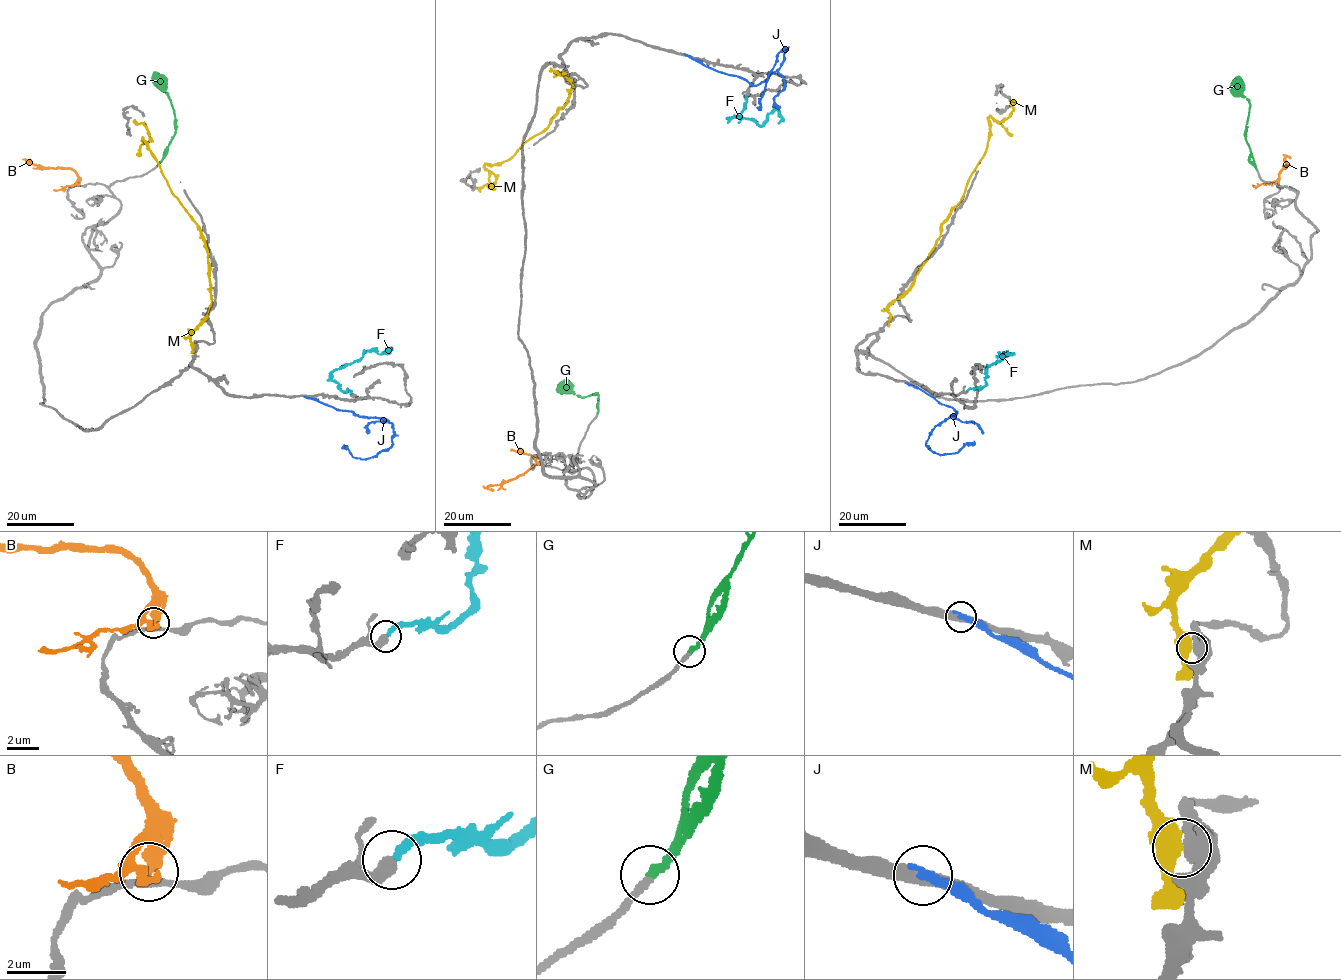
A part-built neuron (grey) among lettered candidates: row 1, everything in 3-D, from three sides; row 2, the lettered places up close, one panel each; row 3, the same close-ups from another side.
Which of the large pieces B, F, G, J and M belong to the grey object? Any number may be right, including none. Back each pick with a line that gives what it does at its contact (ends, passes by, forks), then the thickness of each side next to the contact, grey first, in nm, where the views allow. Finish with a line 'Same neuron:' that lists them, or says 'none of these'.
F: It ends there. Thickness 480 nm (grey) against 280 nm
G: It ends there. Thickness 240 nm (grey) against 240 nm
Same neuron: F, G

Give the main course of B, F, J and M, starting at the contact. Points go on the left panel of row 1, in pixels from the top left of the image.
B: (78, 184), (78, 175), (71, 169), (46, 168), (26, 161), (31, 161)
F: (350, 394), (332, 379), (332, 372), (360, 361), (364, 352), (380, 353), (390, 349), (385, 348)
J: (305, 396), (340, 410), (385, 418), (392, 423), (391, 446), (371, 457), (353, 457), (347, 448), (341, 448)
M: (194, 346), (190, 335), (211, 302), (205, 241), (143, 139), (148, 141), (146, 127), (133, 121)

